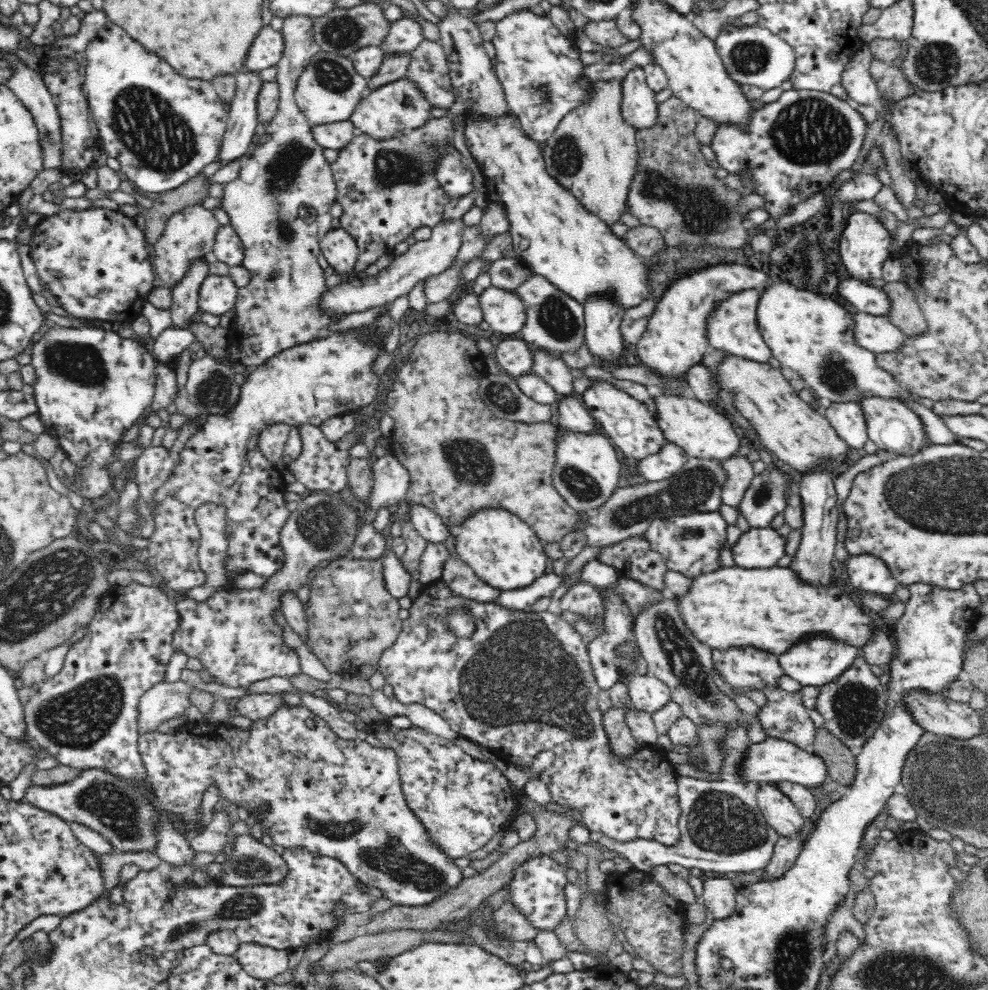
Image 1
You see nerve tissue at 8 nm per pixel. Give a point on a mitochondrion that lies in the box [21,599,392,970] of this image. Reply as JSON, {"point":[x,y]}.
{"point":[78,719]}

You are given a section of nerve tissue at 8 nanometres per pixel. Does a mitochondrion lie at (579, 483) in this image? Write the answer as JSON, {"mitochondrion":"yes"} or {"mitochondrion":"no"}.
{"mitochondrion":"yes"}

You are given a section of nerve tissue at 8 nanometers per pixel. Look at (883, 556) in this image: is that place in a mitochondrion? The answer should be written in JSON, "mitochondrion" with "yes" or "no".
{"mitochondrion":"no"}

